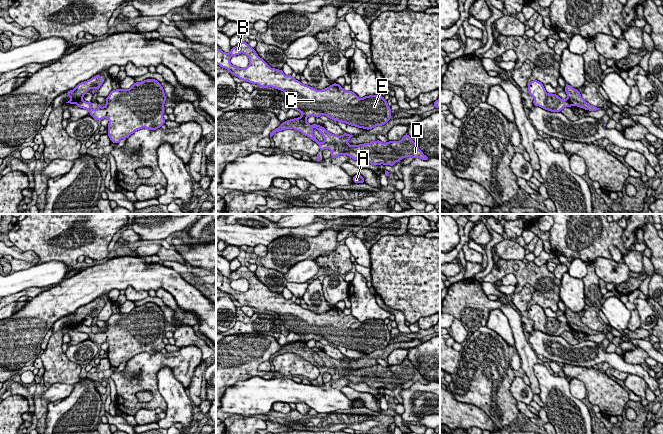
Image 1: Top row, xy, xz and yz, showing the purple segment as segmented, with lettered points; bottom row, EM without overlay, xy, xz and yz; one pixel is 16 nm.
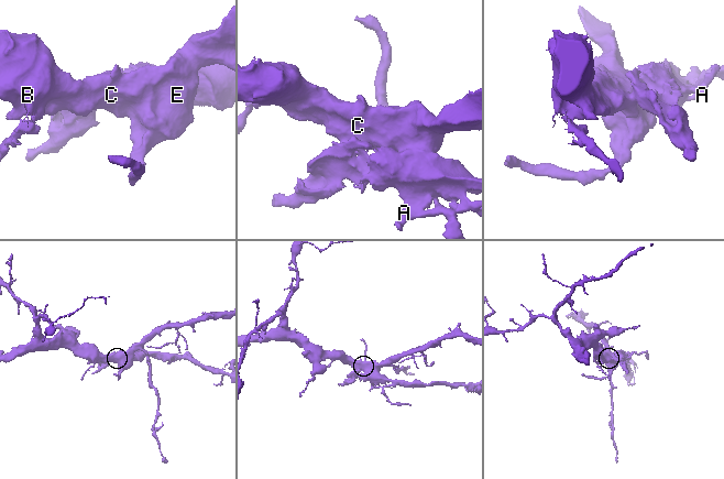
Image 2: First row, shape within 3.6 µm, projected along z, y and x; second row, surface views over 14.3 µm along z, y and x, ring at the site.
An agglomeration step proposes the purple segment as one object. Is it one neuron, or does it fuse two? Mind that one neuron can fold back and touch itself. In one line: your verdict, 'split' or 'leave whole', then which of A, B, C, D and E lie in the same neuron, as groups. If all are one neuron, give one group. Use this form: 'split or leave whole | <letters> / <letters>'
split | A D / B C E

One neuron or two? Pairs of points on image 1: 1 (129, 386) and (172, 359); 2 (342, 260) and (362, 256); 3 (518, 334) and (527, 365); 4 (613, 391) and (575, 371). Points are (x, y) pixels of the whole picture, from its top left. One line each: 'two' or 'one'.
1: one
2: two
3: one
4: one

